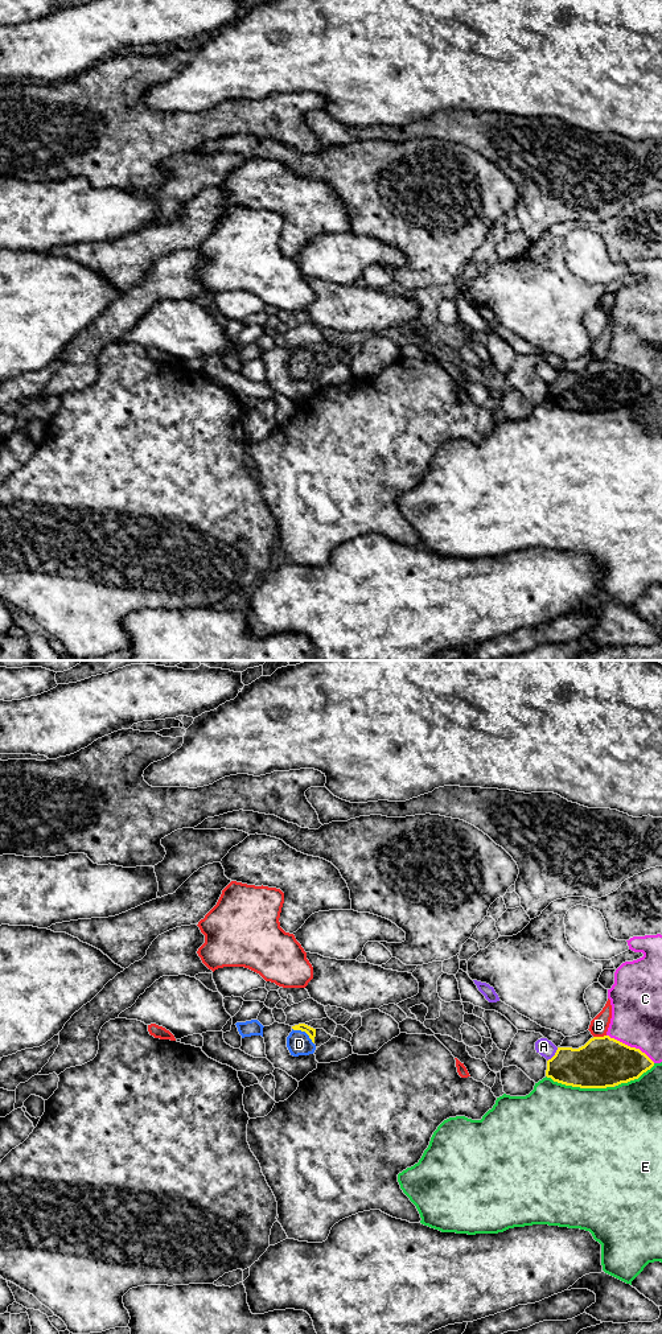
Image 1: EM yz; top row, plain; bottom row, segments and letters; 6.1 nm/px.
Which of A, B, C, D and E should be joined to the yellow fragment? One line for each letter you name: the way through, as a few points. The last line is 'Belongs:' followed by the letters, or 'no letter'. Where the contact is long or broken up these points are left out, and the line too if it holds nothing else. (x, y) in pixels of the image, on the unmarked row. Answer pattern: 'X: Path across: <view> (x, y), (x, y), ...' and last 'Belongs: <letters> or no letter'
D: Path across: yz (311, 355), (304, 354), (299, 367)
Belongs: D

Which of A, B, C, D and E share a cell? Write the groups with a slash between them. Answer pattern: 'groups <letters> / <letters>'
groups A / B / C / D / E

